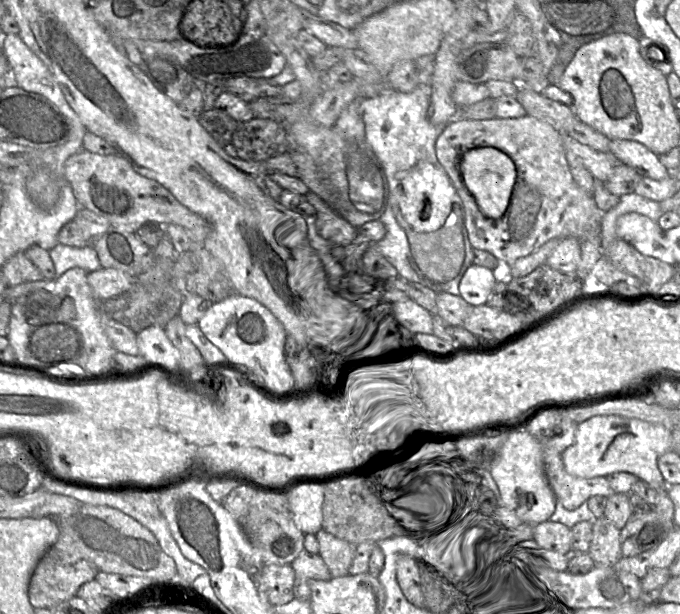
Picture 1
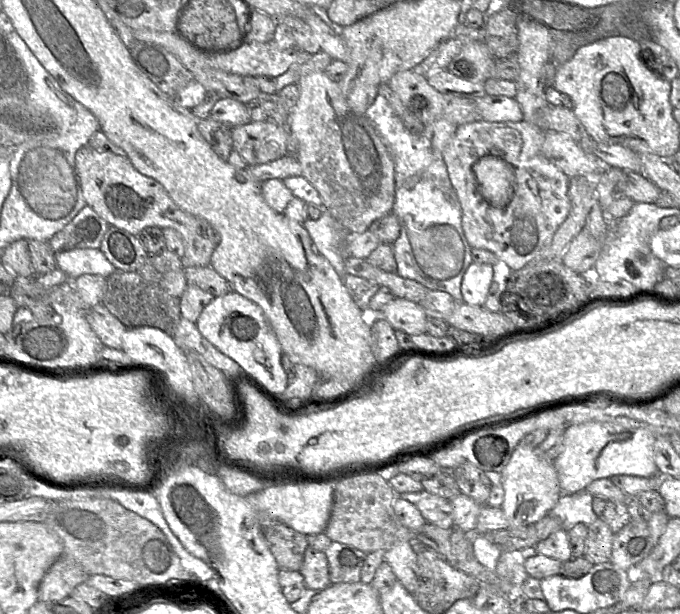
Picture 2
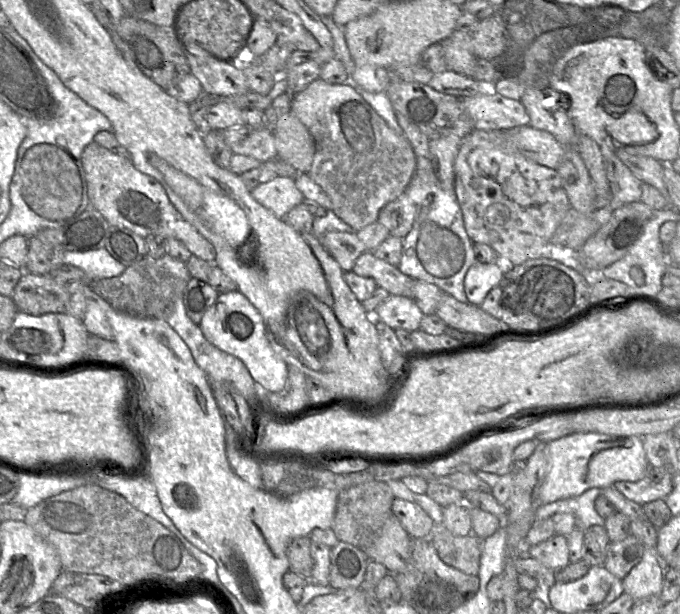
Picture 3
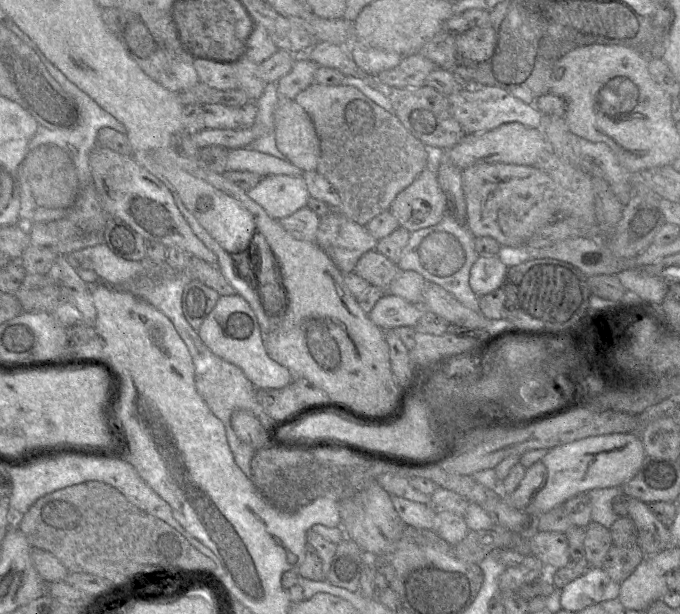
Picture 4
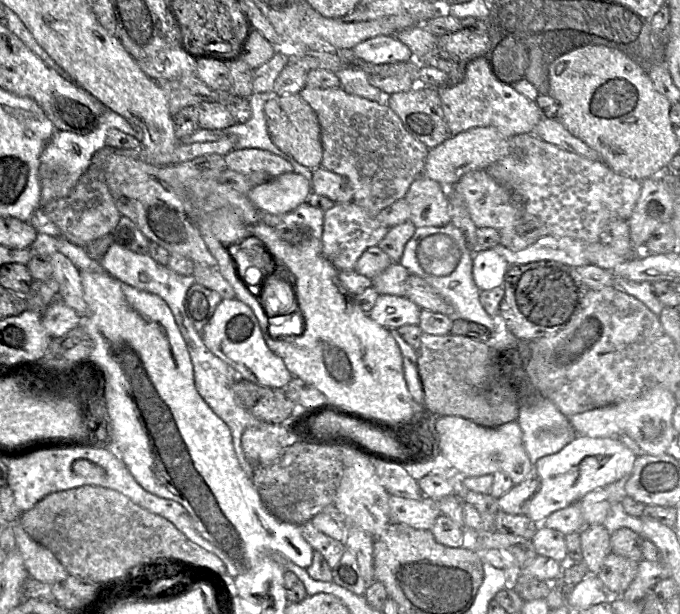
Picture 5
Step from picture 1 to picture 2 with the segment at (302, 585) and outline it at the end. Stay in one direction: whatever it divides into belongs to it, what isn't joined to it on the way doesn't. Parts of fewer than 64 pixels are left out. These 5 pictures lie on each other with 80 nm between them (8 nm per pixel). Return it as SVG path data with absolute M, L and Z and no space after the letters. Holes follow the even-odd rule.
M308 546L300 573L307 589L321 591L330 586L329 564L325 552Z

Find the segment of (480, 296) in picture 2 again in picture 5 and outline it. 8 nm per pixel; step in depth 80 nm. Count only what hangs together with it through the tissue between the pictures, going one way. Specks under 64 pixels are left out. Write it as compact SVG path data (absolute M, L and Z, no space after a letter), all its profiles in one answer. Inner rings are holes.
M493 249L475 252L472 267L474 282L480 291L502 286L509 266Z

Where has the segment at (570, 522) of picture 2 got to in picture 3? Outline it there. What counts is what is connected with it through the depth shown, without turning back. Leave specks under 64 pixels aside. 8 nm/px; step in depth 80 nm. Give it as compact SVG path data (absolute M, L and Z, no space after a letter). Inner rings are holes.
M590 488L582 494L548 504L537 504L536 519L542 520L557 513L571 513L575 516L576 527L587 530L591 526L605 525L605 518L595 509L595 500L602 494L601 488Z

